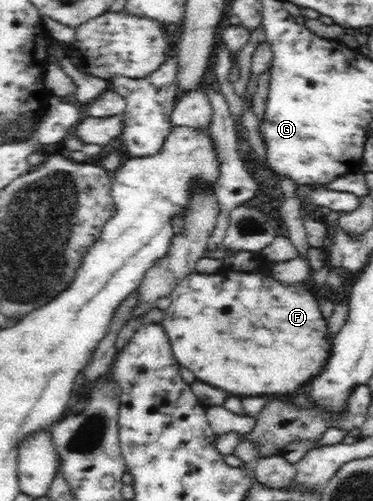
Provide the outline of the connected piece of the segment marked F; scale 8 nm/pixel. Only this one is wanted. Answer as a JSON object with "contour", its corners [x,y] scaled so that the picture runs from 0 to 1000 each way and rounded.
{"contour":[[[686,505],[700,529],[684,541],[601,535],[568,547],[496,551],[450,589],[456,611],[432,647],[450,671],[475,725],[504,735],[528,760],[601,778],[633,792],[772,788],[831,762],[877,723],[890,679],[874,679],[874,643],[858,609],[820,561],[764,567],[735,557],[710,531],[718,523]]]}

